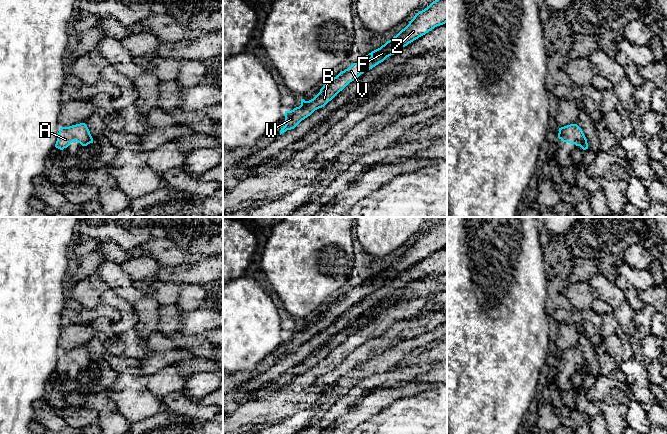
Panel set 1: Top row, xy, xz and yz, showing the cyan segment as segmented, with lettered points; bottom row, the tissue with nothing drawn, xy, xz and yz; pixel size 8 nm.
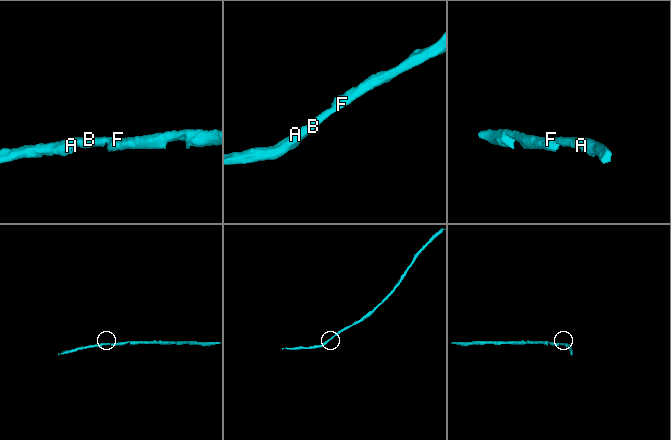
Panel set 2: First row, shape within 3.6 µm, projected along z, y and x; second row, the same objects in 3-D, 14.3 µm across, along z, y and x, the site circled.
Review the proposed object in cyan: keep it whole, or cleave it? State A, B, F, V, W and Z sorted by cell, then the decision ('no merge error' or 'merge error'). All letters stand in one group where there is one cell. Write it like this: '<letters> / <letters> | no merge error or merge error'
A B F V W Z | no merge error

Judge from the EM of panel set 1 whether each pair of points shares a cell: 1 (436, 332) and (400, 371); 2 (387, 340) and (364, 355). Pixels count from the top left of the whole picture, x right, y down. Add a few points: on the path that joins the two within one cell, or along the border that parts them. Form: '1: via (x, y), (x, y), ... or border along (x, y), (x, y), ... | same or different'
1: border along (397, 364), (375, 374) | different
2: via (381, 343), (370, 349) | same

